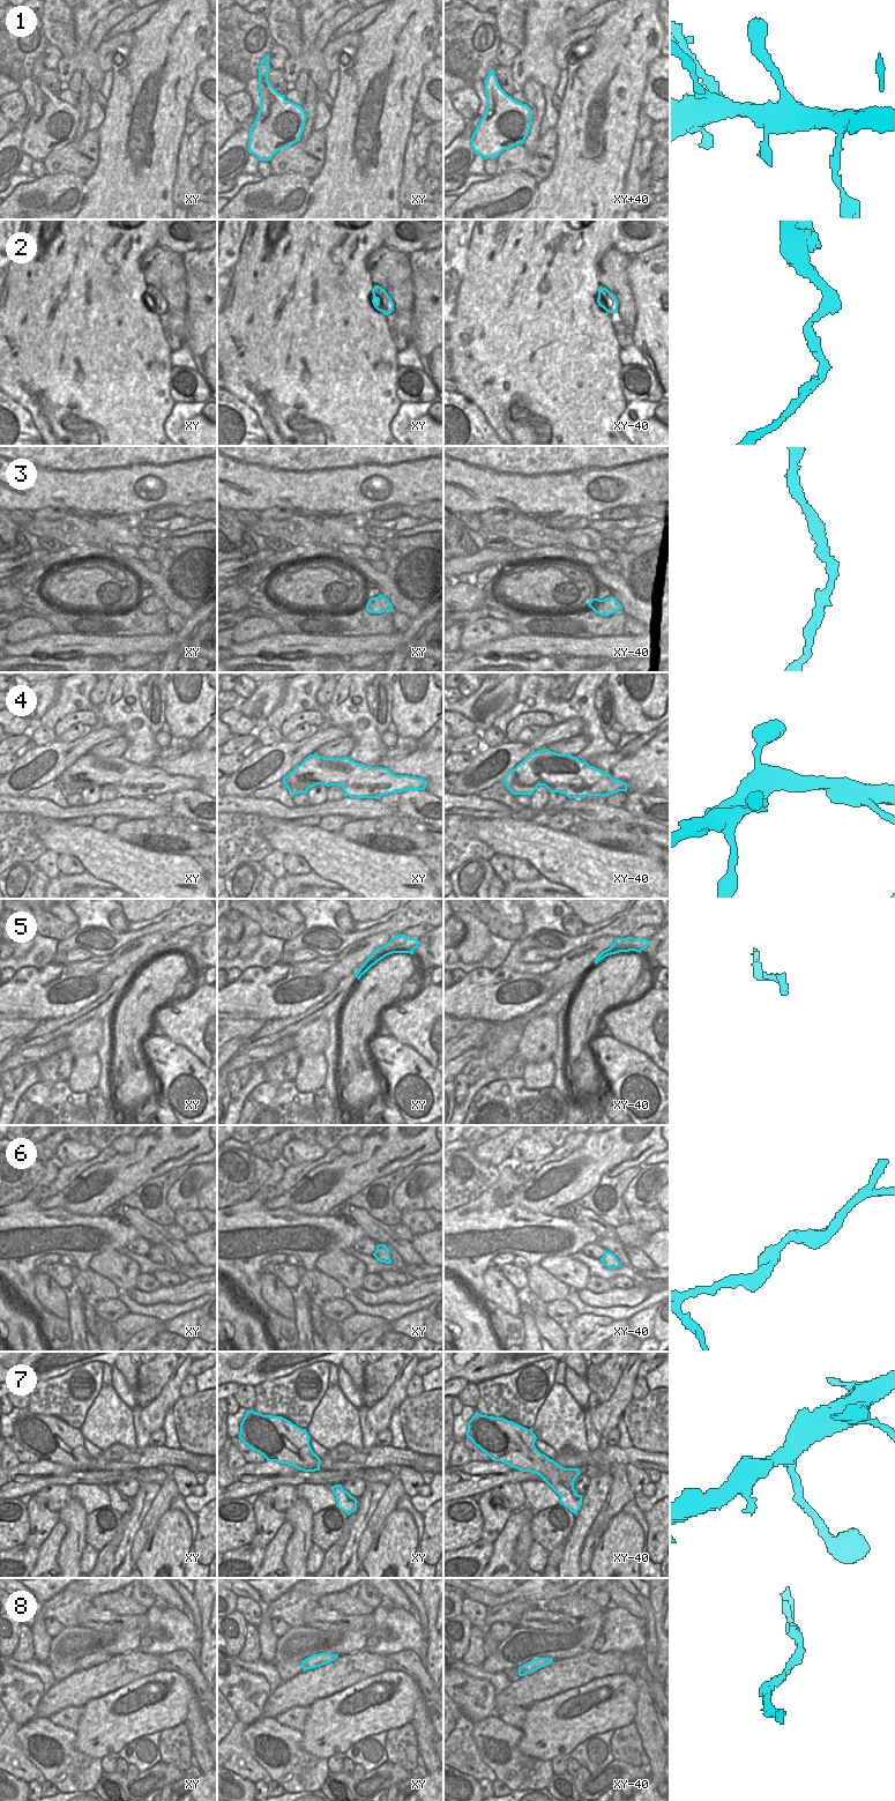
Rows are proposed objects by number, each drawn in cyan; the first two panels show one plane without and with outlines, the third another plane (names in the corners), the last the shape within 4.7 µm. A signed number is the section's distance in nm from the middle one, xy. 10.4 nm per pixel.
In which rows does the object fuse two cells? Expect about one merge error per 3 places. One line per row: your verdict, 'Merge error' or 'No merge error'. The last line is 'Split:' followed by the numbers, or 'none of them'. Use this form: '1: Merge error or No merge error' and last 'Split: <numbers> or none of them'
1: No merge error
2: No merge error
3: No merge error
4: No merge error
5: Merge error
6: No merge error
7: No merge error
8: No merge error
Split: 5

